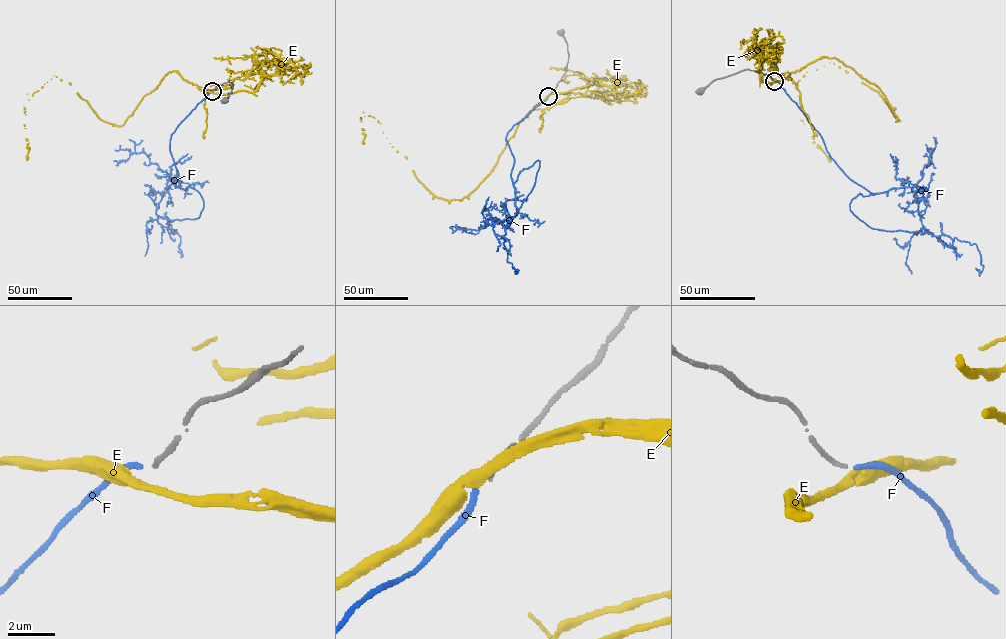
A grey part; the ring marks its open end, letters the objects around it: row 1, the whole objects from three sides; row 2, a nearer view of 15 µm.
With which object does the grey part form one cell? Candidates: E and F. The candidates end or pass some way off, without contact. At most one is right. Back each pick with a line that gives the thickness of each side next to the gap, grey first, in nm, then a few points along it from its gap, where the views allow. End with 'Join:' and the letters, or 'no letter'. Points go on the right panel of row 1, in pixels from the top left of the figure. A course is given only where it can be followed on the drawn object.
Join: no letter

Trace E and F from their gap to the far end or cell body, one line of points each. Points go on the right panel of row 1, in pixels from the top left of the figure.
E: (774, 82), (835, 58), (883, 94), (896, 121), (877, 91), (834, 64), (798, 81), (804, 124), (830, 162)
F: (775, 81), (840, 169), (877, 193), (852, 200), (856, 216), (871, 228), (976, 244), (983, 267), (975, 268)

